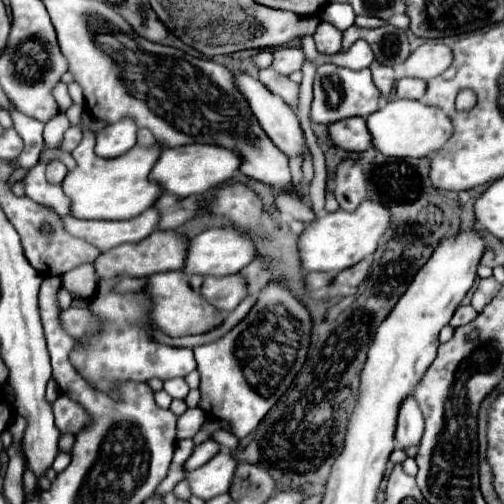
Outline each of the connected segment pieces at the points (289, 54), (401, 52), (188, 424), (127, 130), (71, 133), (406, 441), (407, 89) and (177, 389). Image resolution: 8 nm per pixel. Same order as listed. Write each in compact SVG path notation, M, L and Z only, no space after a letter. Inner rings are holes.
M282 46L274 52L274 64L272 68L280 74L290 76L292 72L300 70L304 64L304 52L300 46Z
M356 24L350 26L344 32L344 50L348 50L348 46L352 46L358 38L364 38L370 44L376 60L384 66L398 66L410 56L410 44L406 32L390 24L372 30L360 28Z
M188 408L180 418L178 418L178 440L184 438L194 438L194 434L202 428L206 416L200 408Z
M122 118L98 132L96 154L102 158L116 158L126 154L136 144L136 122L132 118Z
M72 126L72 128L66 130L66 134L64 134L64 138L62 138L58 150L62 150L62 152L72 152L72 150L78 146L80 140L82 140L80 128L78 128L78 126Z
M408 396L402 400L398 418L396 418L396 446L406 448L406 446L418 446L424 430L424 418L418 408L418 402L414 396Z
M402 78L396 82L396 90L394 96L396 98L412 98L412 100L420 100L424 98L426 92L426 82L420 78Z
M174 378L174 380L168 380L164 382L164 390L172 396L172 398L186 398L188 394L188 384L184 378Z

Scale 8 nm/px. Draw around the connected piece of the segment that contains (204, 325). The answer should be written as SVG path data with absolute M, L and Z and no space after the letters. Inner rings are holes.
M178 270L178 272L160 272L160 274L150 276L148 286L144 290L152 296L152 302L154 302L154 310L152 310L154 324L164 334L168 334L172 338L210 332L214 328L218 328L224 320L224 316L210 302L206 302L198 290L194 290L188 284L188 276L182 270Z

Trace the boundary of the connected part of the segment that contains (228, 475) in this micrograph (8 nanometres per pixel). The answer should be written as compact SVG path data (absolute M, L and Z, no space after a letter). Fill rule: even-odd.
M218 452L204 466L188 474L192 494L208 500L228 492L236 466L238 466L238 460L230 452Z

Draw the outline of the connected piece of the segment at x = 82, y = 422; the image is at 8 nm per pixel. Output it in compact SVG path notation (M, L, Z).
M60 396L56 398L56 402L52 404L52 412L54 412L54 420L56 420L56 428L62 434L78 434L82 432L88 424L90 424L90 414L72 398L68 396Z

